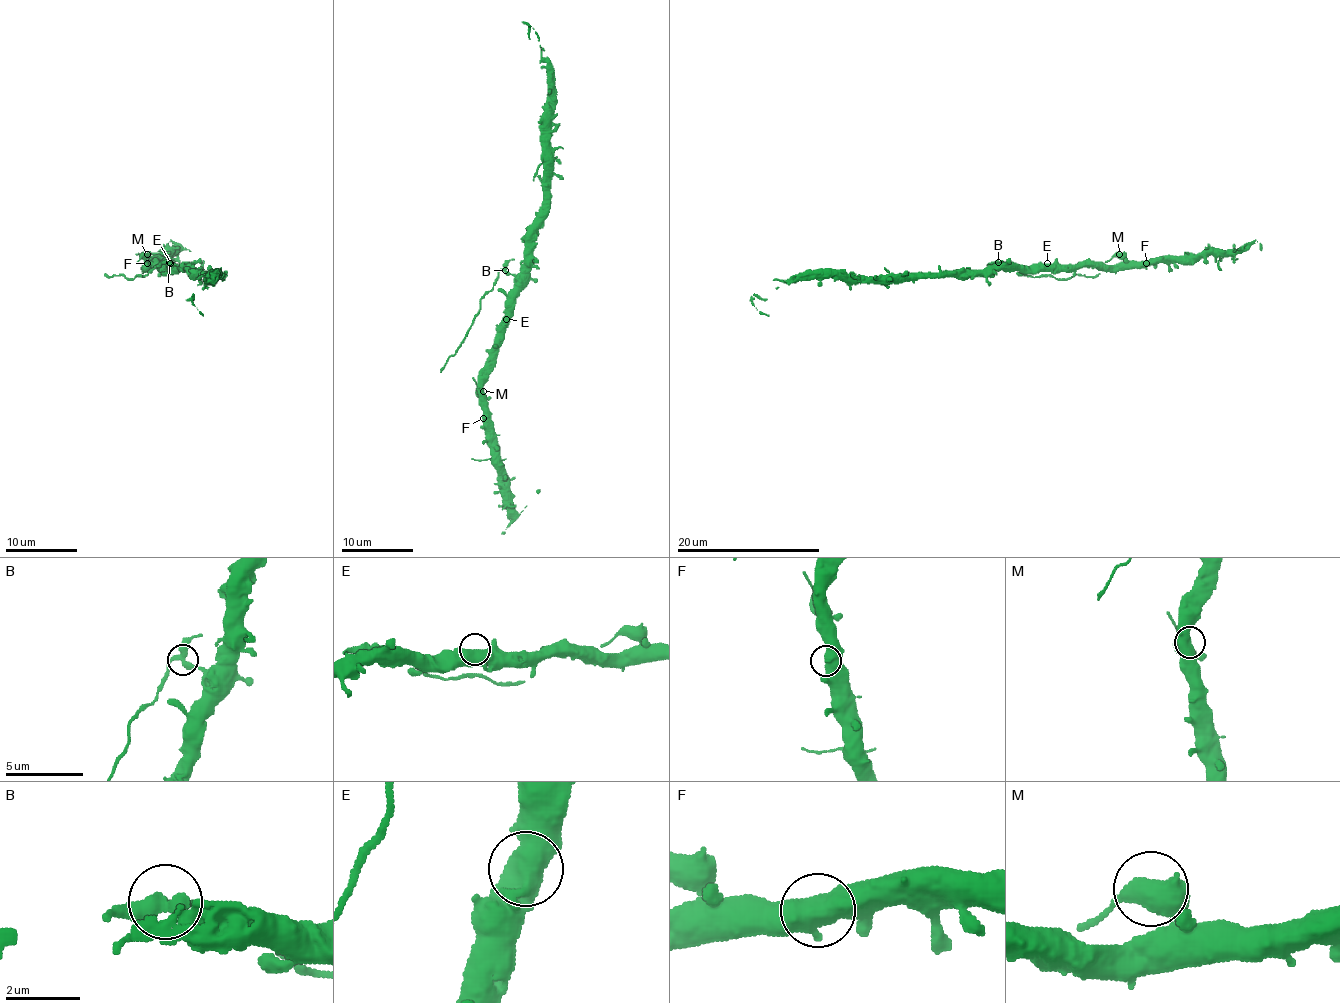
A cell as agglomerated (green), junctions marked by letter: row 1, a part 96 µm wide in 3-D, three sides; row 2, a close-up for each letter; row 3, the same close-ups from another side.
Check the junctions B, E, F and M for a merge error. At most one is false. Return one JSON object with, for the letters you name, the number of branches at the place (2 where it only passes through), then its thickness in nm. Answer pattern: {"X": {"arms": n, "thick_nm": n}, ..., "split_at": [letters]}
{"B": {"arms": 3, "thick_nm": 360}, "split_at": ["B"]}

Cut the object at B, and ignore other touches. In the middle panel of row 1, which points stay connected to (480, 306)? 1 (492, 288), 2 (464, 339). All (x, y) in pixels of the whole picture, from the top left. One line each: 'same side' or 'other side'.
1: same side
2: same side

